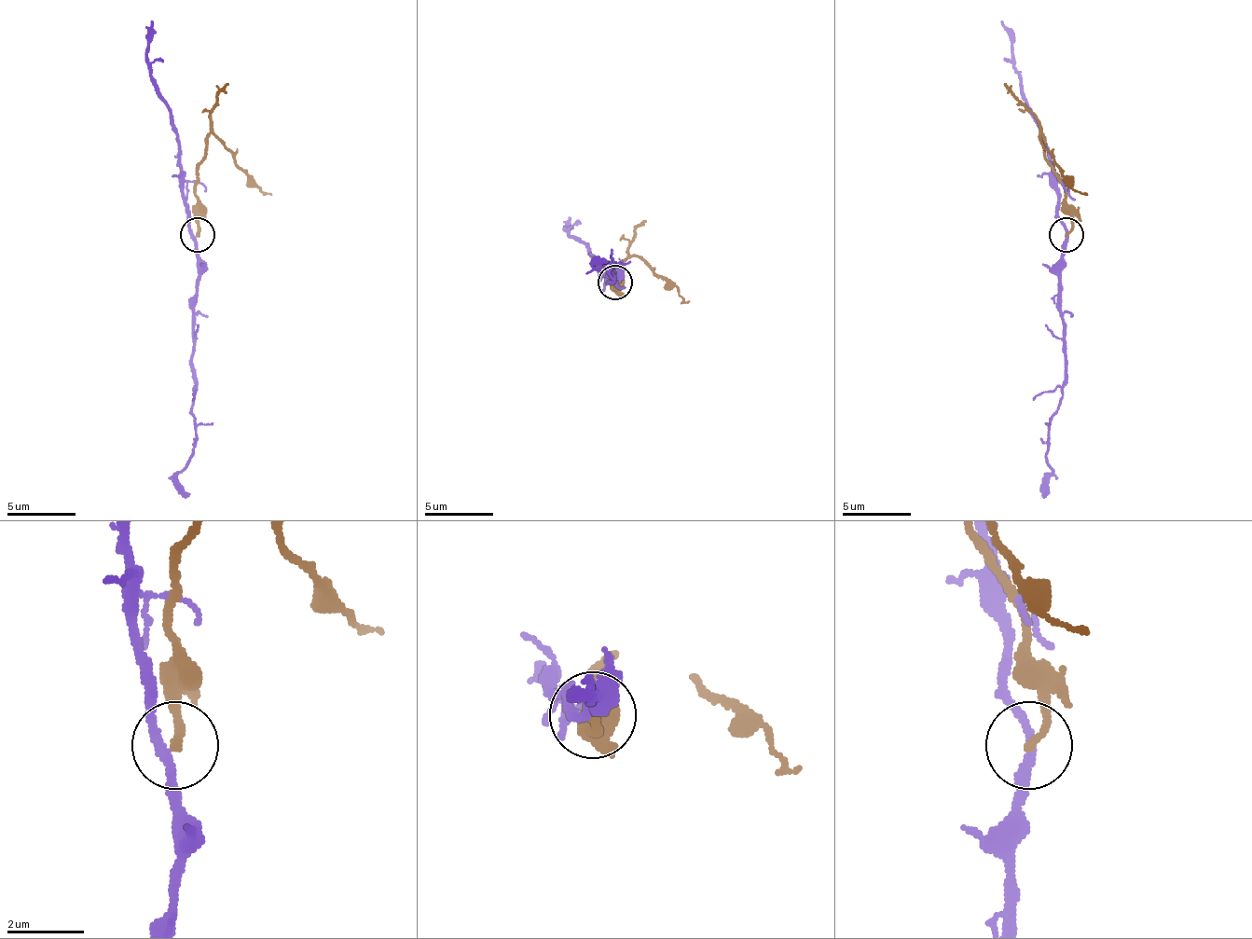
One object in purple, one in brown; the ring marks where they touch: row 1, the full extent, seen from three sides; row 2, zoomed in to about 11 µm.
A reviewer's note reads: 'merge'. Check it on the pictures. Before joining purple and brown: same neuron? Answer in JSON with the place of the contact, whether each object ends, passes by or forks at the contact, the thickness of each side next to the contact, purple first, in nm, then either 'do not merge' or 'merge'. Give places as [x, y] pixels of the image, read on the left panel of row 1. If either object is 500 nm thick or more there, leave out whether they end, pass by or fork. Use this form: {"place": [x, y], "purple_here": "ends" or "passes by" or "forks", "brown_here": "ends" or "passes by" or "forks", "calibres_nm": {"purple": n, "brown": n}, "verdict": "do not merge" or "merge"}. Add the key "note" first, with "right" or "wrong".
{"note": "wrong", "place": [197, 235], "purple_here": "passes by", "brown_here": "ends", "calibres_nm": {"purple": 240, "brown": 220}, "verdict": "do not merge"}

